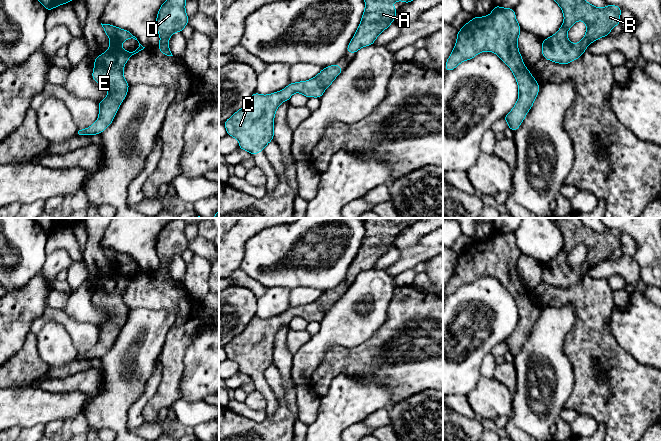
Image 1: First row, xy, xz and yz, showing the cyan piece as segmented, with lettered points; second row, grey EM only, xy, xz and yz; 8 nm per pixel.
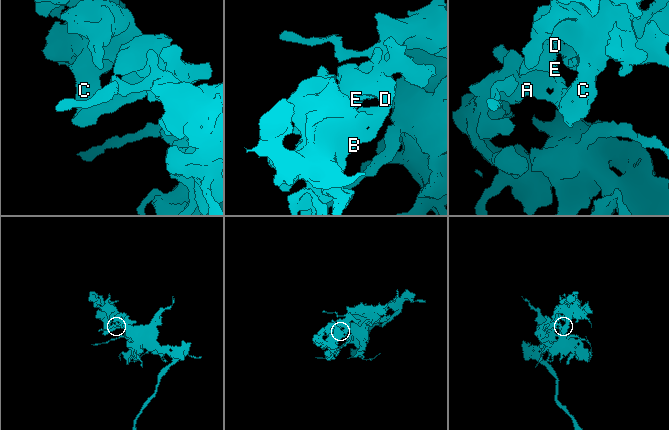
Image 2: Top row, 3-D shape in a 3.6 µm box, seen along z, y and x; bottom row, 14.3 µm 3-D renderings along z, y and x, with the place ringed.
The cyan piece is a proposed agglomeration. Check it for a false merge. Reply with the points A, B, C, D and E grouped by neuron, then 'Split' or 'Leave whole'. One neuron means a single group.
Groups: A B C D E. Leave whole

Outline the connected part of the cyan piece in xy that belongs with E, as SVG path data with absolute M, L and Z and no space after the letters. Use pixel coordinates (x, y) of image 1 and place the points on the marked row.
M110 24L101 25L110 39L110 47L95 58L92 78L98 84L108 87L108 96L98 103L99 117L96 122L87 129L77 129L76 136L100 134L109 127L130 86L123 75L124 65L132 55L145 48L139 43L135 51L125 51L121 44L126 39L137 38L127 30Z

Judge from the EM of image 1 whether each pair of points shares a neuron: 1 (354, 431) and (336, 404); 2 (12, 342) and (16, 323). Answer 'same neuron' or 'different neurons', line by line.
1: different neurons
2: same neuron

